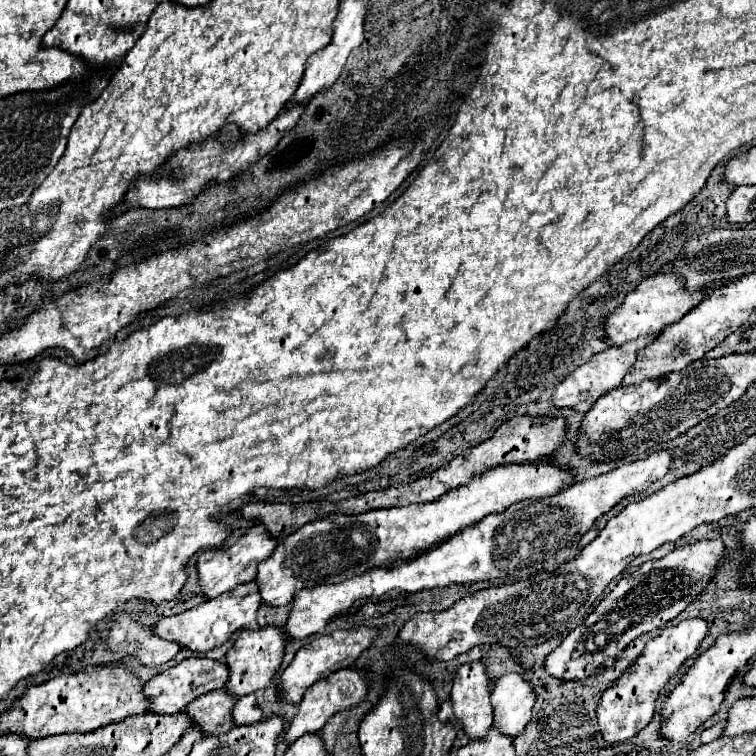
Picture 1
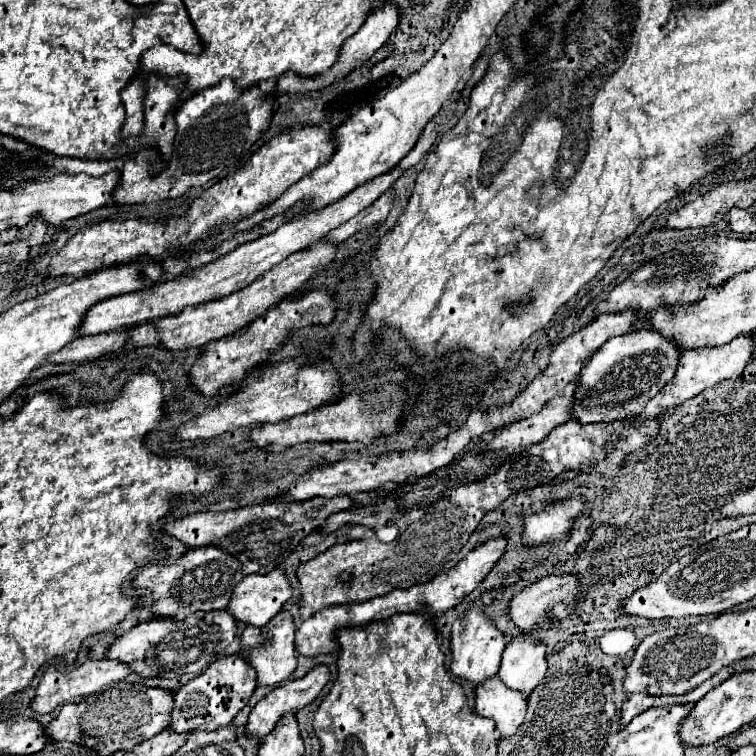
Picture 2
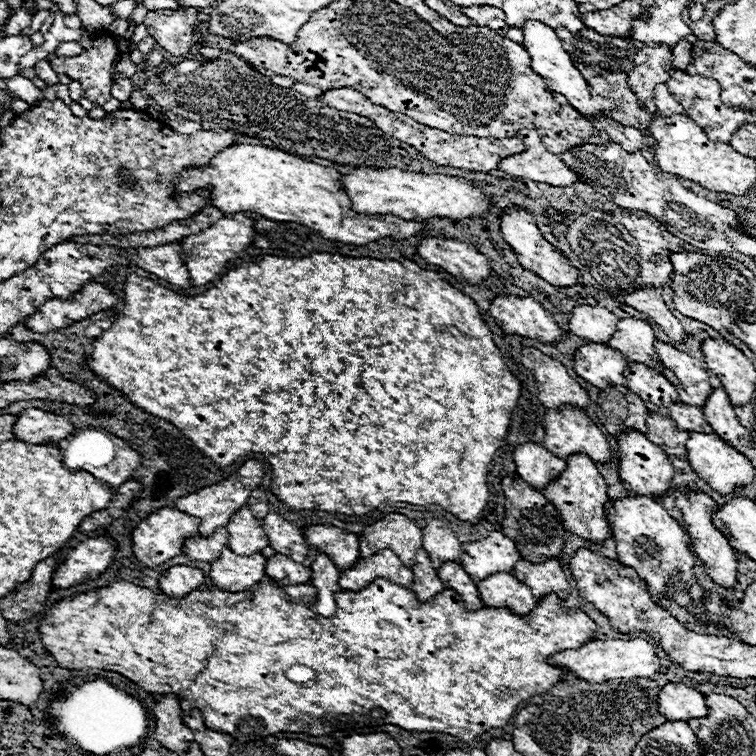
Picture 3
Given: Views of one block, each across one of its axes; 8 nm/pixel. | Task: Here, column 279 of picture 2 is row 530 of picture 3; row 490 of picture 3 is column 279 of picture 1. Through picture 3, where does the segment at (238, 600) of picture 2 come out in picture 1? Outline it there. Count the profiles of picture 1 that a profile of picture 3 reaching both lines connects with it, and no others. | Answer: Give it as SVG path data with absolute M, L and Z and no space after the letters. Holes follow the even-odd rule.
M526 462L508 464L488 470L468 484L442 494L434 502L410 504L406 508L390 510L370 510L364 514L332 514L324 520L310 522L286 536L272 552L270 558L260 562L256 584L262 602L268 606L286 606L292 602L294 594L302 588L314 588L320 584L338 584L358 574L372 570L374 566L390 566L400 558L416 556L428 550L458 530L464 530L480 518L496 512L504 512L508 506L528 498L544 498L558 494L572 482L568 470L550 466L546 462Z

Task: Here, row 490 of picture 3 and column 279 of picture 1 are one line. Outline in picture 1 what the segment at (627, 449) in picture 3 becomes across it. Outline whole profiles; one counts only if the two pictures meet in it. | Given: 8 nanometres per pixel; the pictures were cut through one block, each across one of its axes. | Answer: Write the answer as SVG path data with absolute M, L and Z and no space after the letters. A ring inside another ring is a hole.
M268 626L268 628L260 628L260 630L242 630L236 640L236 648L232 646L224 656L224 664L230 670L230 678L224 686L226 692L242 698L260 688L266 688L282 664L286 644L288 644L288 640L284 636L284 628Z

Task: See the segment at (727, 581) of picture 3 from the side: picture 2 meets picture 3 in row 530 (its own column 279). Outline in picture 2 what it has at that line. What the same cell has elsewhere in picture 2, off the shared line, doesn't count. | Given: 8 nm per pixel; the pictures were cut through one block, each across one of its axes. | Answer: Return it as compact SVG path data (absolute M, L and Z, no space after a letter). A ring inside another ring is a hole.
M316 666L300 680L290 680L282 686L276 686L268 696L264 696L250 712L244 734L250 738L262 740L270 734L276 722L286 712L298 712L300 708L314 702L320 690L328 684L330 672L326 666Z

